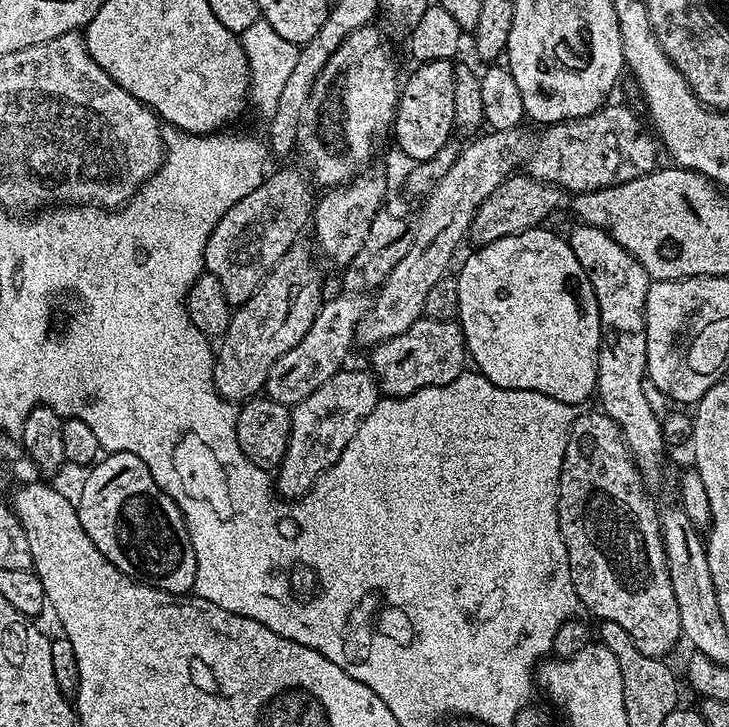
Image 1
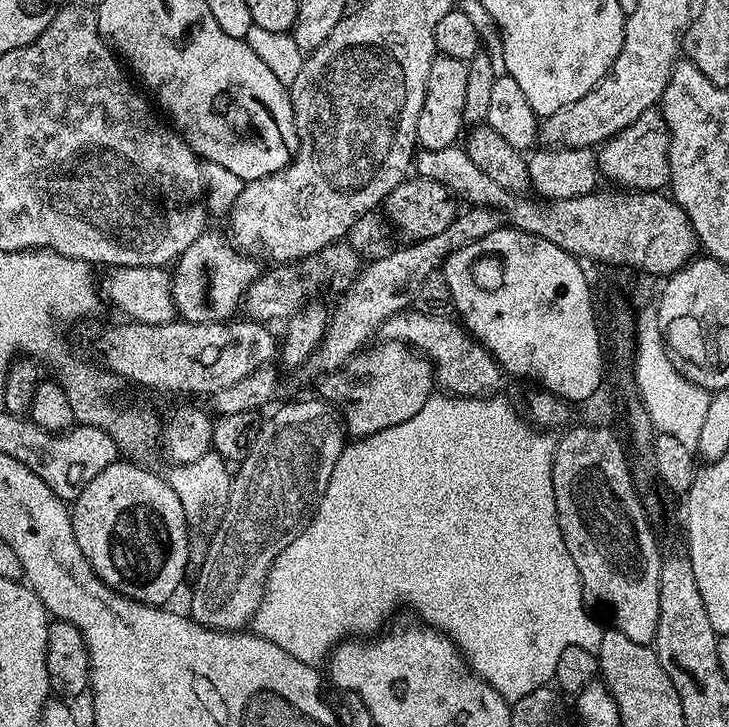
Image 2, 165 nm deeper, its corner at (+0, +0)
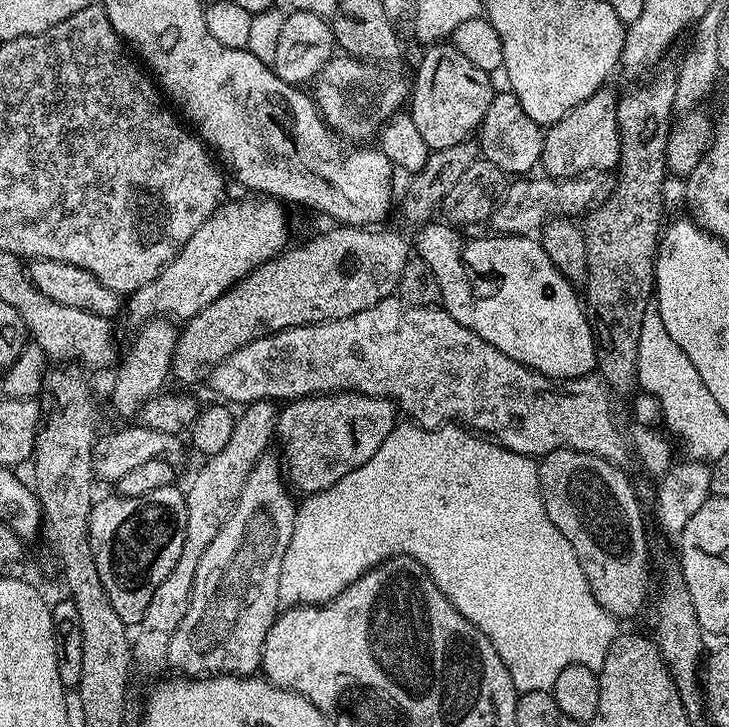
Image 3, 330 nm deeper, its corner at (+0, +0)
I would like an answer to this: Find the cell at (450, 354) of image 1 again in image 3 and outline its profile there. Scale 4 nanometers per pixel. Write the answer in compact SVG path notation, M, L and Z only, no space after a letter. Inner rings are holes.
M327 392L325 396L287 401L276 418L276 436L286 465L287 483L300 494L334 486L338 478L346 478L350 470L358 470L362 462L370 462L374 450L386 442L397 423L398 408L393 401L361 392Z

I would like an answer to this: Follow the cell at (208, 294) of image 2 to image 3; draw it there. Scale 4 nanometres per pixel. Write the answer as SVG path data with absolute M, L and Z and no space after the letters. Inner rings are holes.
M156 318L151 322L142 324L137 332L140 333L137 334L136 341L129 346L128 353L126 353L125 356L123 353L122 359L115 369L115 372L117 372L116 381L112 384L112 408L120 416L135 417L137 413L139 413L141 407L163 389L160 387L163 386L164 379L169 379L172 366L172 351L176 348L178 328L175 323L165 322L163 319Z

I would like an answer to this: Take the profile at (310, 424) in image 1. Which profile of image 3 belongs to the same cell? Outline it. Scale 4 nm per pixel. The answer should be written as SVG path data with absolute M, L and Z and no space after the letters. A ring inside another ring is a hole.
M265 454L254 462L254 468L242 486L242 494L238 494L236 504L232 507L230 518L226 518L222 530L218 530L218 538L210 542L206 554L202 554L202 562L198 562L190 606L186 610L186 618L182 618L182 626L174 630L167 662L169 669L177 668L180 671L177 673L185 677L207 678L221 674L251 676L260 668L266 634L276 621L281 607L278 590L282 558L294 534L298 507L297 501L292 501L293 493L282 475L281 457L272 455Z

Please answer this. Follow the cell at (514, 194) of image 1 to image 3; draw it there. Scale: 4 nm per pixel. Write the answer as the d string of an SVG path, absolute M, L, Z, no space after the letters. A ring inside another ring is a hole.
M605 86L590 94L586 102L574 106L570 114L566 114L545 131L540 164L549 177L562 180L583 172L607 173L608 168L615 169L619 165L620 127L616 117L618 96L610 89L611 87Z

